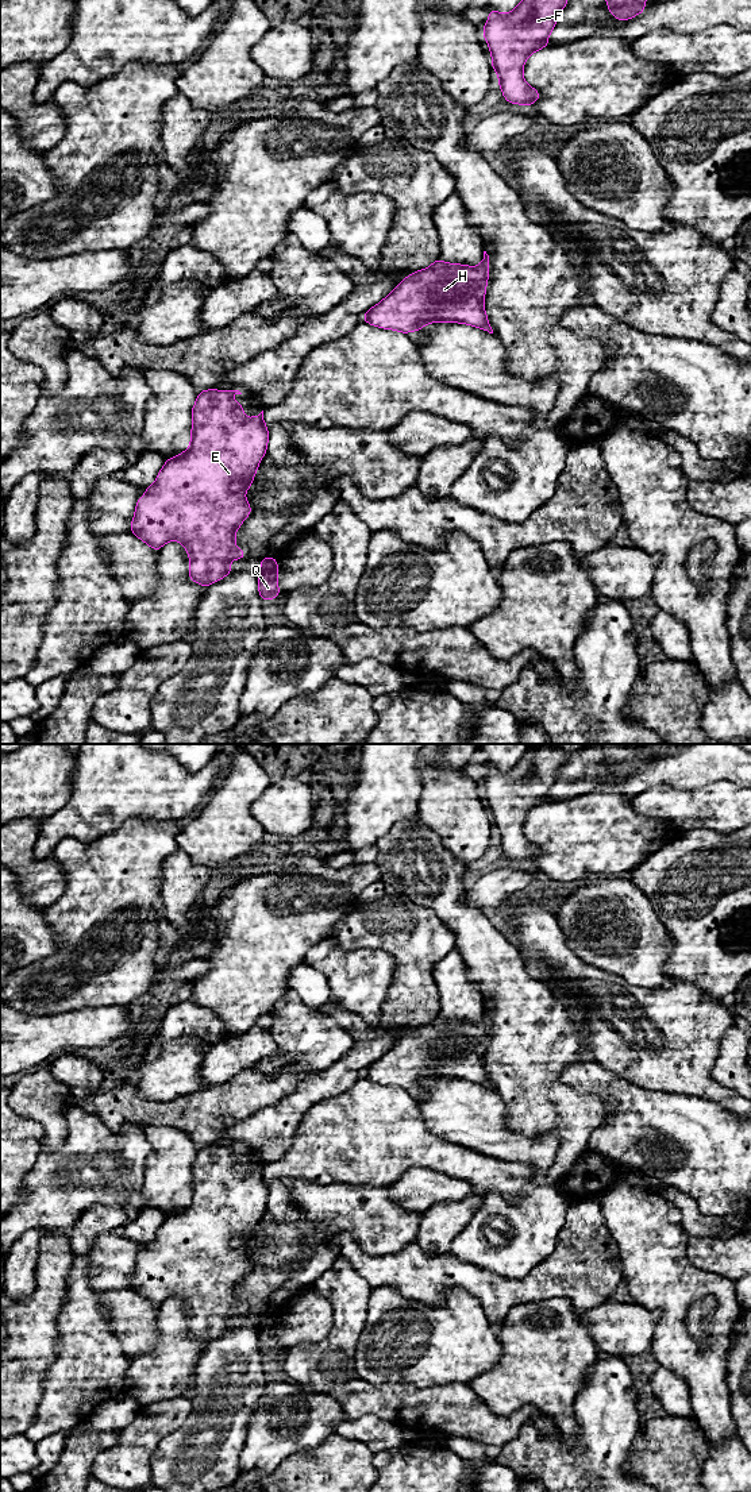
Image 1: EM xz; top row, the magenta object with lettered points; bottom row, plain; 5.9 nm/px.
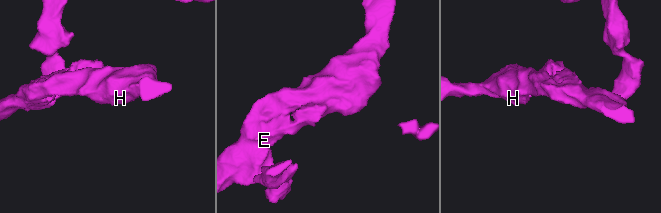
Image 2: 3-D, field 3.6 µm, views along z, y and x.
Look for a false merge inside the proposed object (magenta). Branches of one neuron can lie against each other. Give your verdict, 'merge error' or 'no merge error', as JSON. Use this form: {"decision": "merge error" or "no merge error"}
{"decision": "merge error"}

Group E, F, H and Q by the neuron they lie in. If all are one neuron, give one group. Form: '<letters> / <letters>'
E F H / Q

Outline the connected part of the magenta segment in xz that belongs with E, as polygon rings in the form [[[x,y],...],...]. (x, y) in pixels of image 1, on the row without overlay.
[[[201,1146],[192,1164],[190,1202],[182,1210],[165,1217],[155,1238],[138,1256],[131,1288],[154,1307],[172,1296],[181,1299],[189,1312],[189,1335],[204,1345],[226,1334],[234,1315],[244,1315],[246,1307],[235,1302],[235,1289],[251,1269],[244,1248],[251,1244],[258,1221],[267,1207],[269,1185],[263,1167],[250,1176],[232,1153],[239,1146]]]

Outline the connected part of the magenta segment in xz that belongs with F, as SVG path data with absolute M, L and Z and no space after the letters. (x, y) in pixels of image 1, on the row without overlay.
M531 744L512 768L489 766L482 791L508 859L532 861L540 855L539 848L525 838L523 822L531 810L550 802L547 794L569 753L551 745Z

